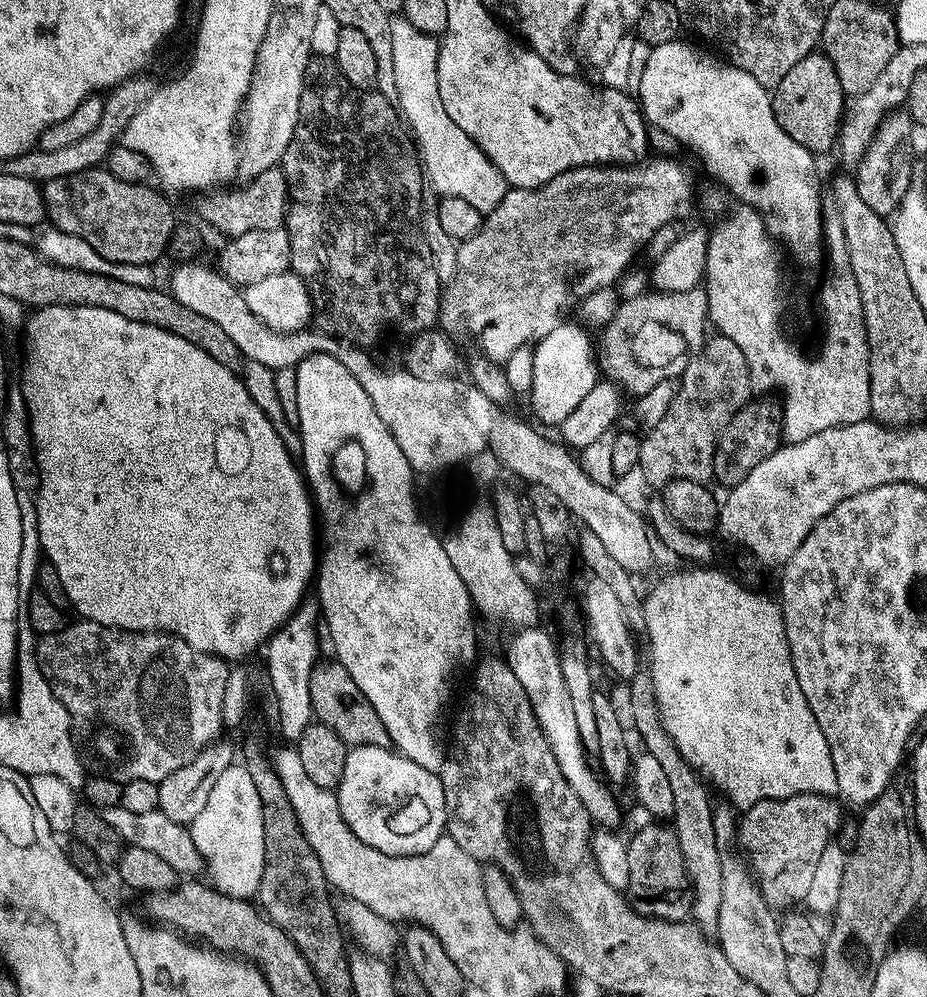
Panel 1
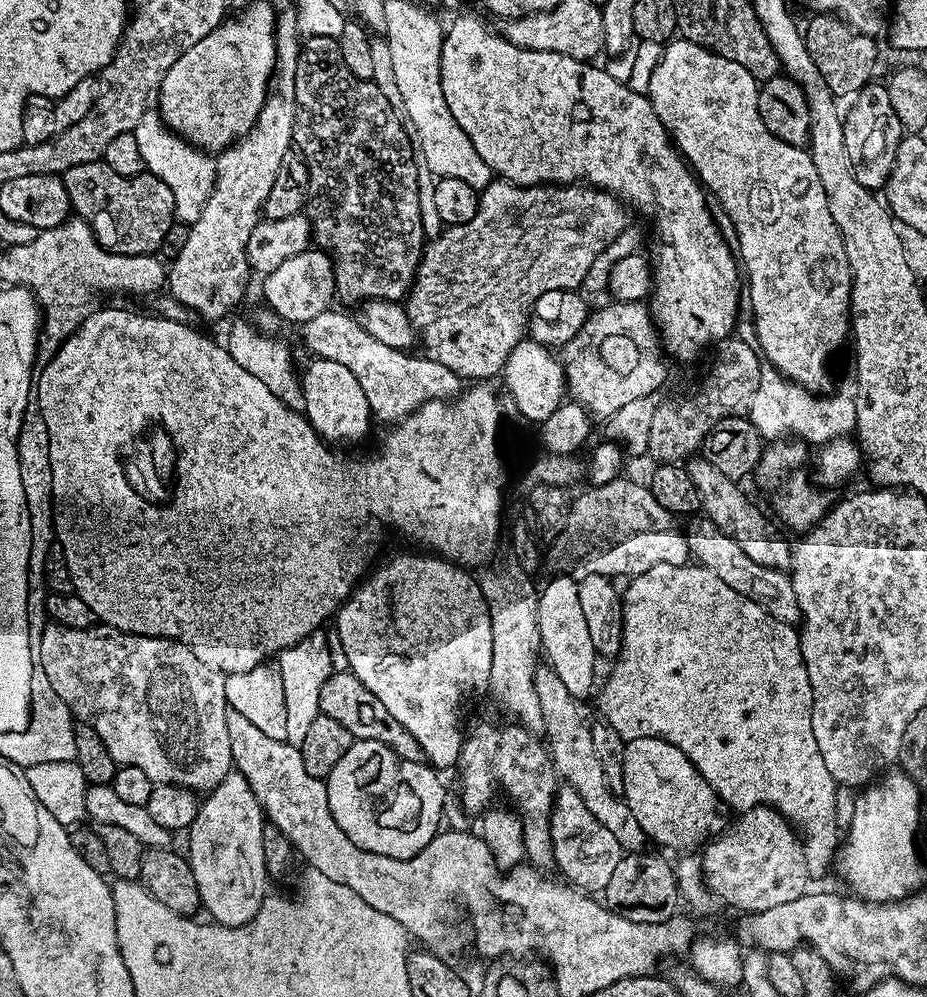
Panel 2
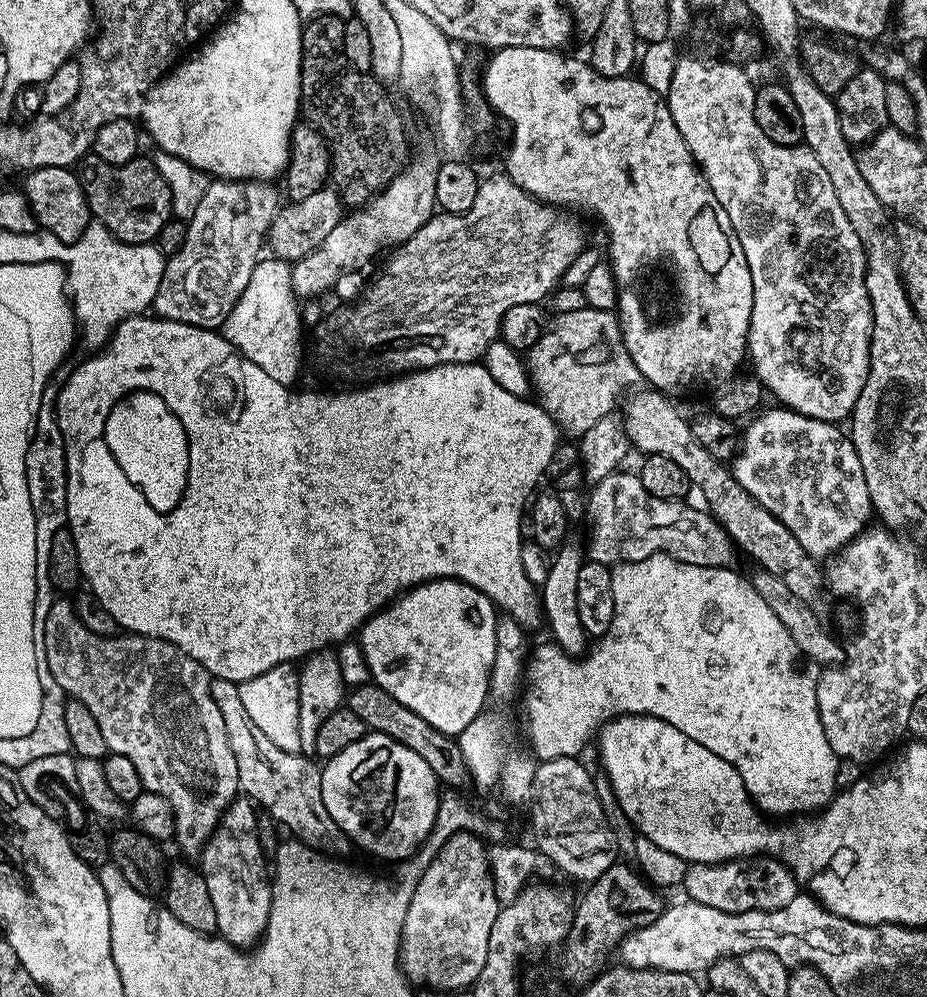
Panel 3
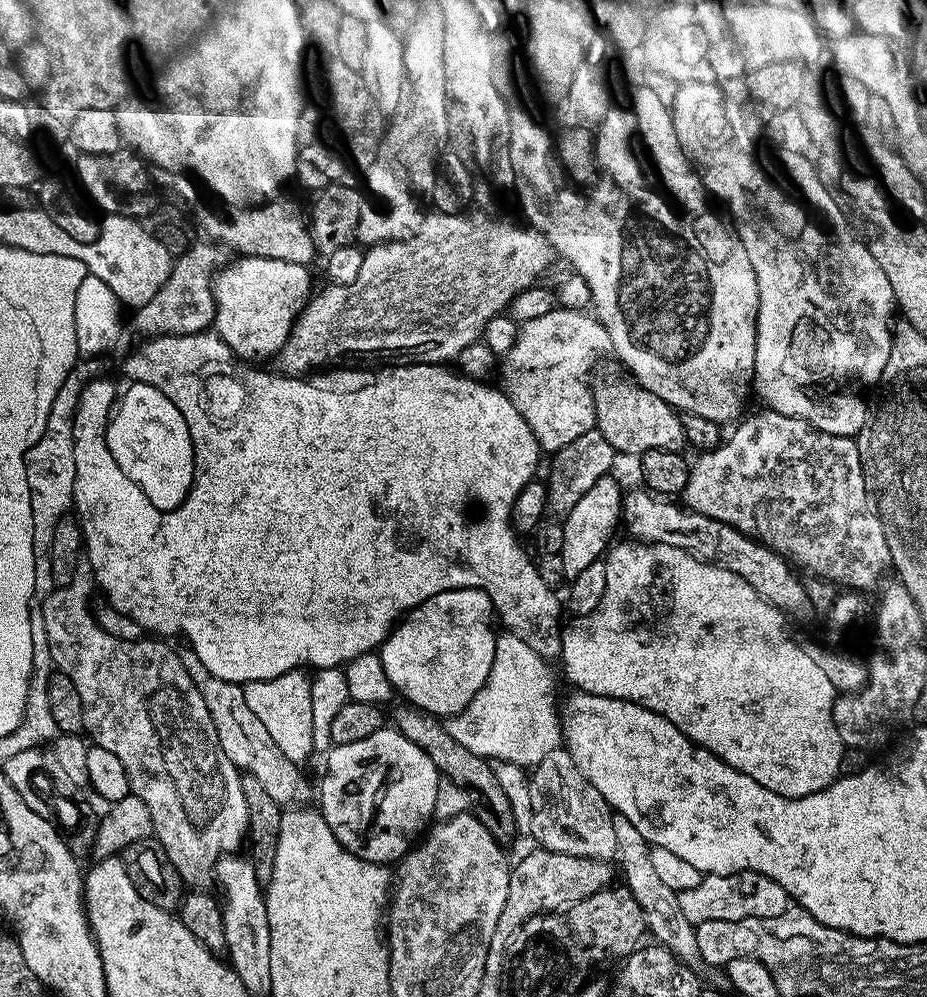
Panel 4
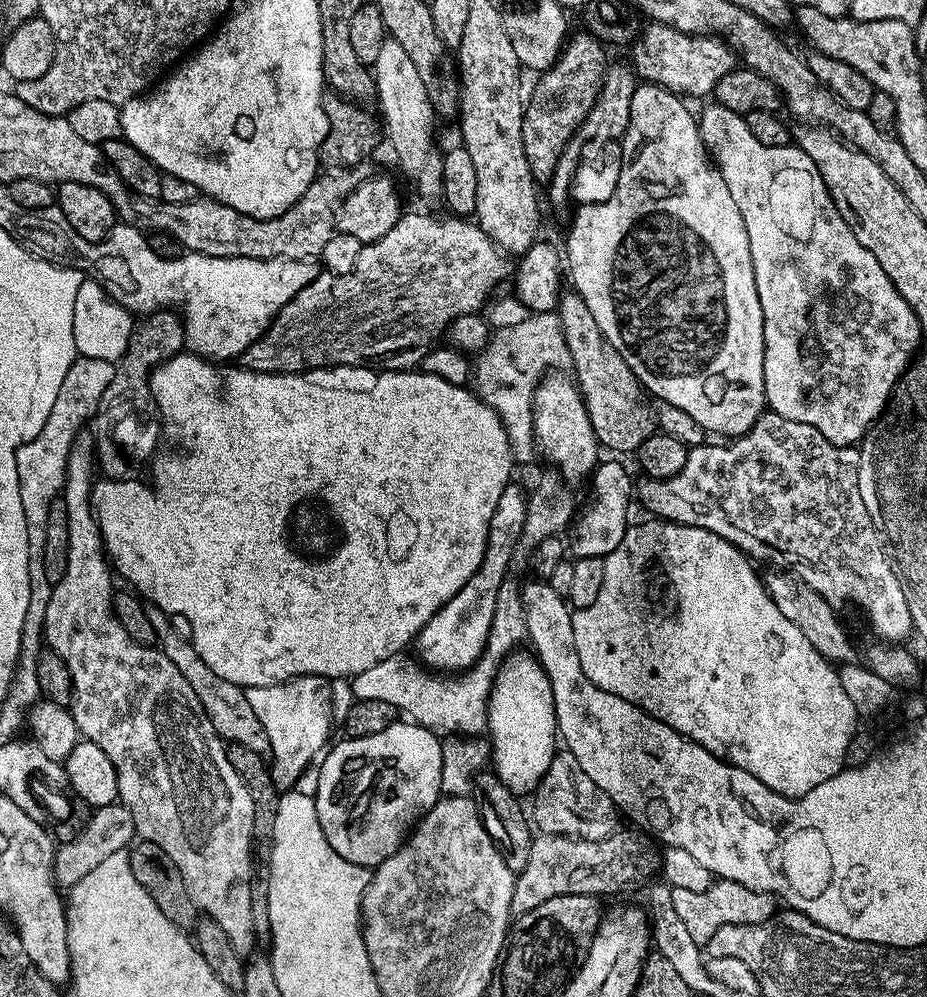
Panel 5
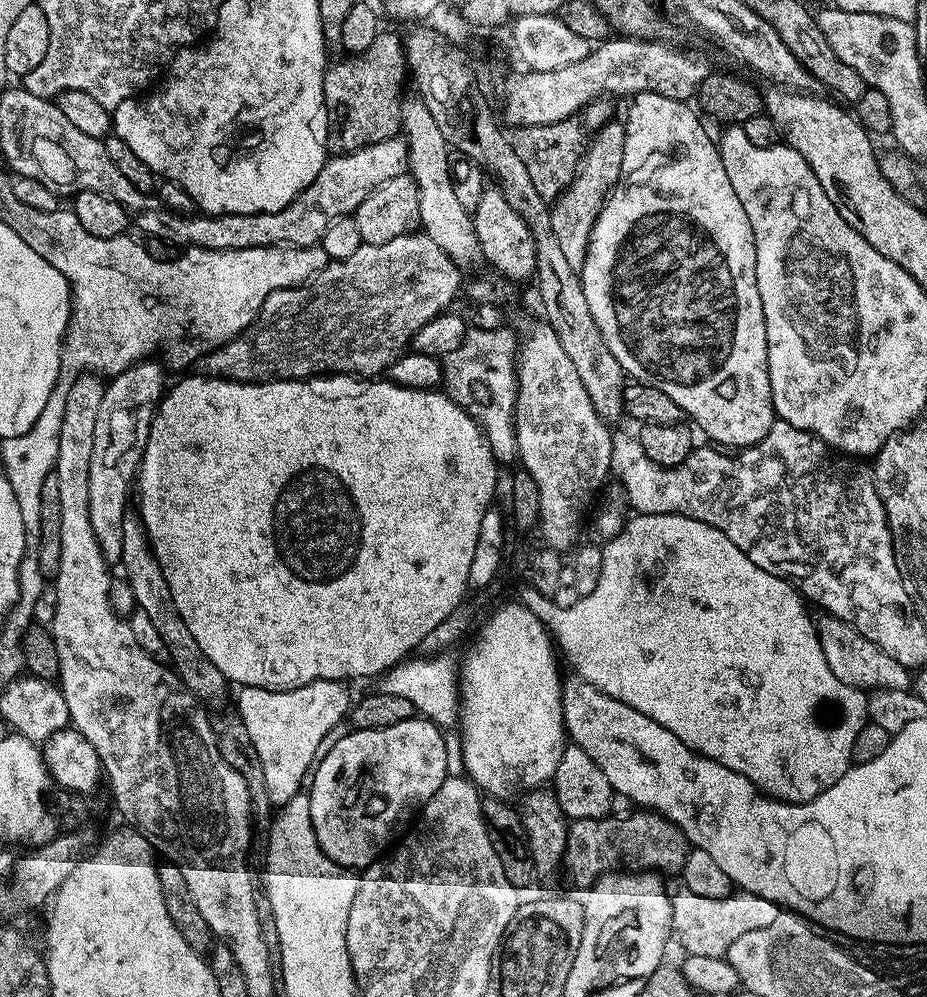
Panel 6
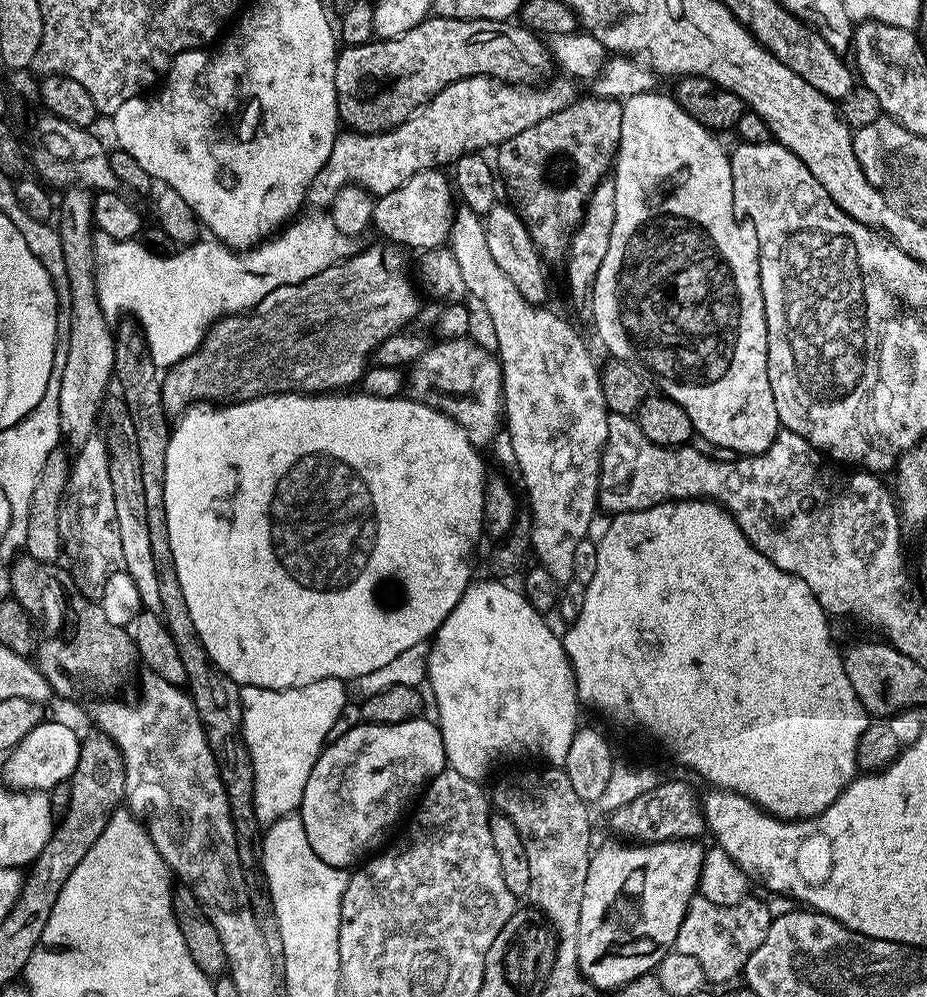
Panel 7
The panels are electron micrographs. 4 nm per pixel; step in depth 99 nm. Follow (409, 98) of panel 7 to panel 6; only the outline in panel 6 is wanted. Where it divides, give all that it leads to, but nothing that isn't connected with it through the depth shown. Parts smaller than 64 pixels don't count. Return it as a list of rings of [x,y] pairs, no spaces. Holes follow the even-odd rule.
[[[382,30],[370,50],[348,54],[324,70],[324,105],[328,111],[328,147],[343,154],[374,142],[389,140],[402,128],[400,87],[406,78],[406,55],[401,37]]]

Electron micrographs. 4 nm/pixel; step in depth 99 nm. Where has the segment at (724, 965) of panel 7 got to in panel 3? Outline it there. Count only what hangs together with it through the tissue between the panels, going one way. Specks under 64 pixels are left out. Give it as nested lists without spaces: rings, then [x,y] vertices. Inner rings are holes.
[[[763,854],[739,860],[725,860],[722,864],[689,864],[686,878],[682,885],[687,899],[698,902],[702,906],[714,906],[714,910],[727,912],[749,912],[750,910],[782,910],[782,906],[790,906],[798,894],[798,881],[781,860]]]

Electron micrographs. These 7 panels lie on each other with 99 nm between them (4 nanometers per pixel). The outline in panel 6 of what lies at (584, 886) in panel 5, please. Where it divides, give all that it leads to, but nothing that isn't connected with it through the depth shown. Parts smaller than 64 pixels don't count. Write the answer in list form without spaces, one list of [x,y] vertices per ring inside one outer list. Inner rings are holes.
[[[632,810],[629,816],[612,819],[571,821],[563,867],[574,883],[591,886],[602,876],[625,872],[676,874],[684,867],[690,845],[674,822],[647,810]]]

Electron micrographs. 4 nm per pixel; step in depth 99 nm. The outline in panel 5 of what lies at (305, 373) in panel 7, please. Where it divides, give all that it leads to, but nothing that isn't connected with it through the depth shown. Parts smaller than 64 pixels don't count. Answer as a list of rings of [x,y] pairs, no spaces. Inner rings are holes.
[[[412,212],[409,216],[408,213],[401,215],[400,221],[386,235],[372,244],[361,247],[356,268],[350,274],[336,276],[333,272],[321,271],[305,288],[298,290],[298,294],[294,294],[294,298],[286,302],[282,310],[278,310],[271,326],[238,357],[239,367],[245,368],[248,372],[309,372],[311,368],[339,368],[341,366],[402,372],[423,365],[426,354],[441,343],[452,320],[463,315],[479,313],[508,272],[509,257],[501,252],[494,241],[480,229],[479,223],[468,218],[447,219],[439,220],[436,216],[423,216],[420,212]]]

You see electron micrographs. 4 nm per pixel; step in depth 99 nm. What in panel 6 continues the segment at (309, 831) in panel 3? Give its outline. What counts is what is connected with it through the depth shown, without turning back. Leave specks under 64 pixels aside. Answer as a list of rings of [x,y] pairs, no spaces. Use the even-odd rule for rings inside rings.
[[[132,514],[125,515],[122,522],[122,550],[119,563],[124,564],[124,576],[128,579],[128,588],[132,591],[133,598],[136,599],[135,607],[150,617],[150,622],[154,622],[154,630],[158,630],[158,635],[162,637],[172,671],[196,695],[197,700],[209,702],[208,700],[222,699],[224,691],[230,688],[229,681],[224,679],[222,670],[218,670],[218,666],[214,666],[214,662],[210,662],[210,658],[202,654],[202,646],[194,642],[190,626],[186,626],[182,614],[178,614],[178,606],[174,606],[170,586],[152,552],[152,545],[148,543],[148,533],[139,519]]]

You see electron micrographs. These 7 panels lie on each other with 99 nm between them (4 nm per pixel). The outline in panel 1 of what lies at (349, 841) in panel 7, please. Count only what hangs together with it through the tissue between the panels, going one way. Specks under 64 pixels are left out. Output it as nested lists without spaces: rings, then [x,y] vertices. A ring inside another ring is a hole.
[[[362,746],[361,748],[352,748],[346,758],[346,770],[342,770],[342,782],[338,789],[338,795],[340,797],[342,818],[346,822],[346,826],[350,826],[350,830],[354,830],[354,834],[358,834],[358,838],[362,838],[362,842],[366,842],[366,846],[374,846],[374,850],[382,850],[382,854],[390,854],[391,856],[422,854],[426,850],[430,850],[430,846],[434,846],[434,842],[438,842],[440,836],[445,835],[446,802],[442,794],[442,782],[439,775],[430,770],[422,770],[422,766],[418,766],[418,762],[410,762],[410,758],[400,755],[399,752],[391,747]]]

